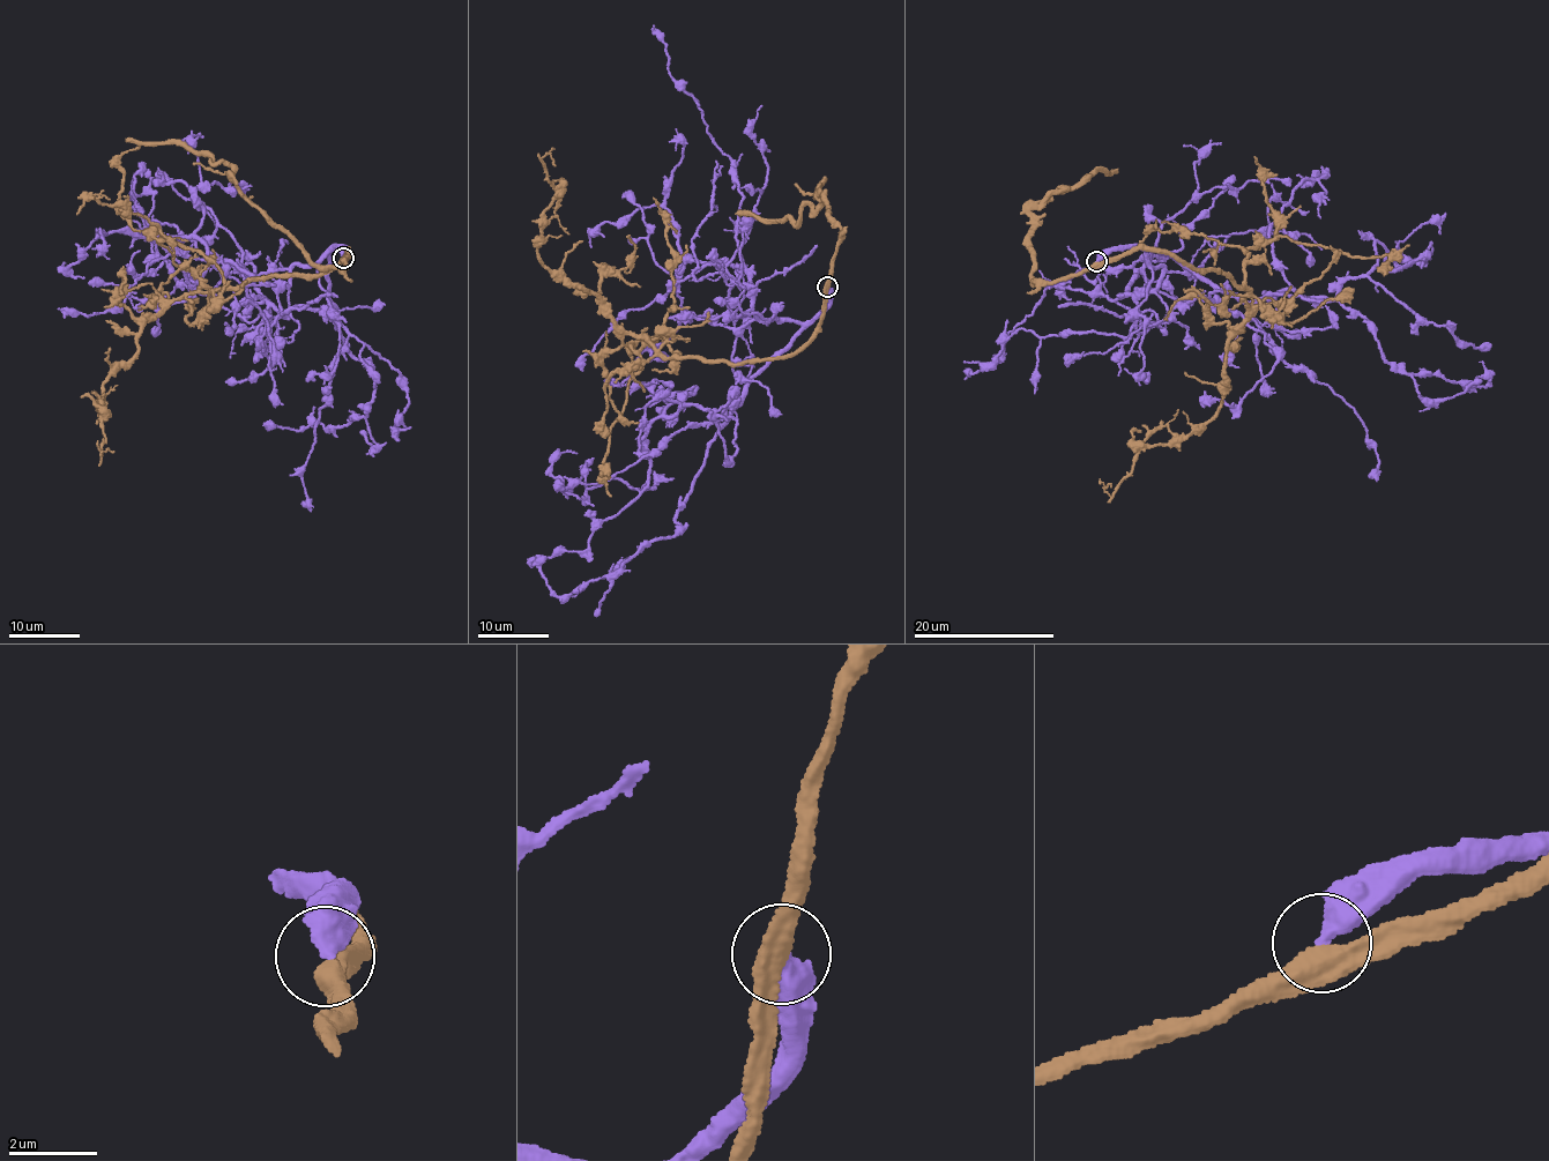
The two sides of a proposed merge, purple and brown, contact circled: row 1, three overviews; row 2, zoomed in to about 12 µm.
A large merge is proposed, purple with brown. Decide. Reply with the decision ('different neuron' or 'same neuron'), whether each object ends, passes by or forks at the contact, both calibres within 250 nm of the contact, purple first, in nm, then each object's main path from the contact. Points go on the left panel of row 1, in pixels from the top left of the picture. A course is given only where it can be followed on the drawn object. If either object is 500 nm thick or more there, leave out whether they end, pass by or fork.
different neuron; purple ends there; brown passes by; 480 nm thick on the purple side, 480 nm on the other; purple runs (343, 258), (330, 251), (337, 318), (246, 313), (263, 298), (254, 267), (201, 287), (141, 236), (129, 248); brown runs (343, 258), (349, 251), (312, 275), (195, 291), (162, 309), (101, 393), (101, 458), (113, 452)

